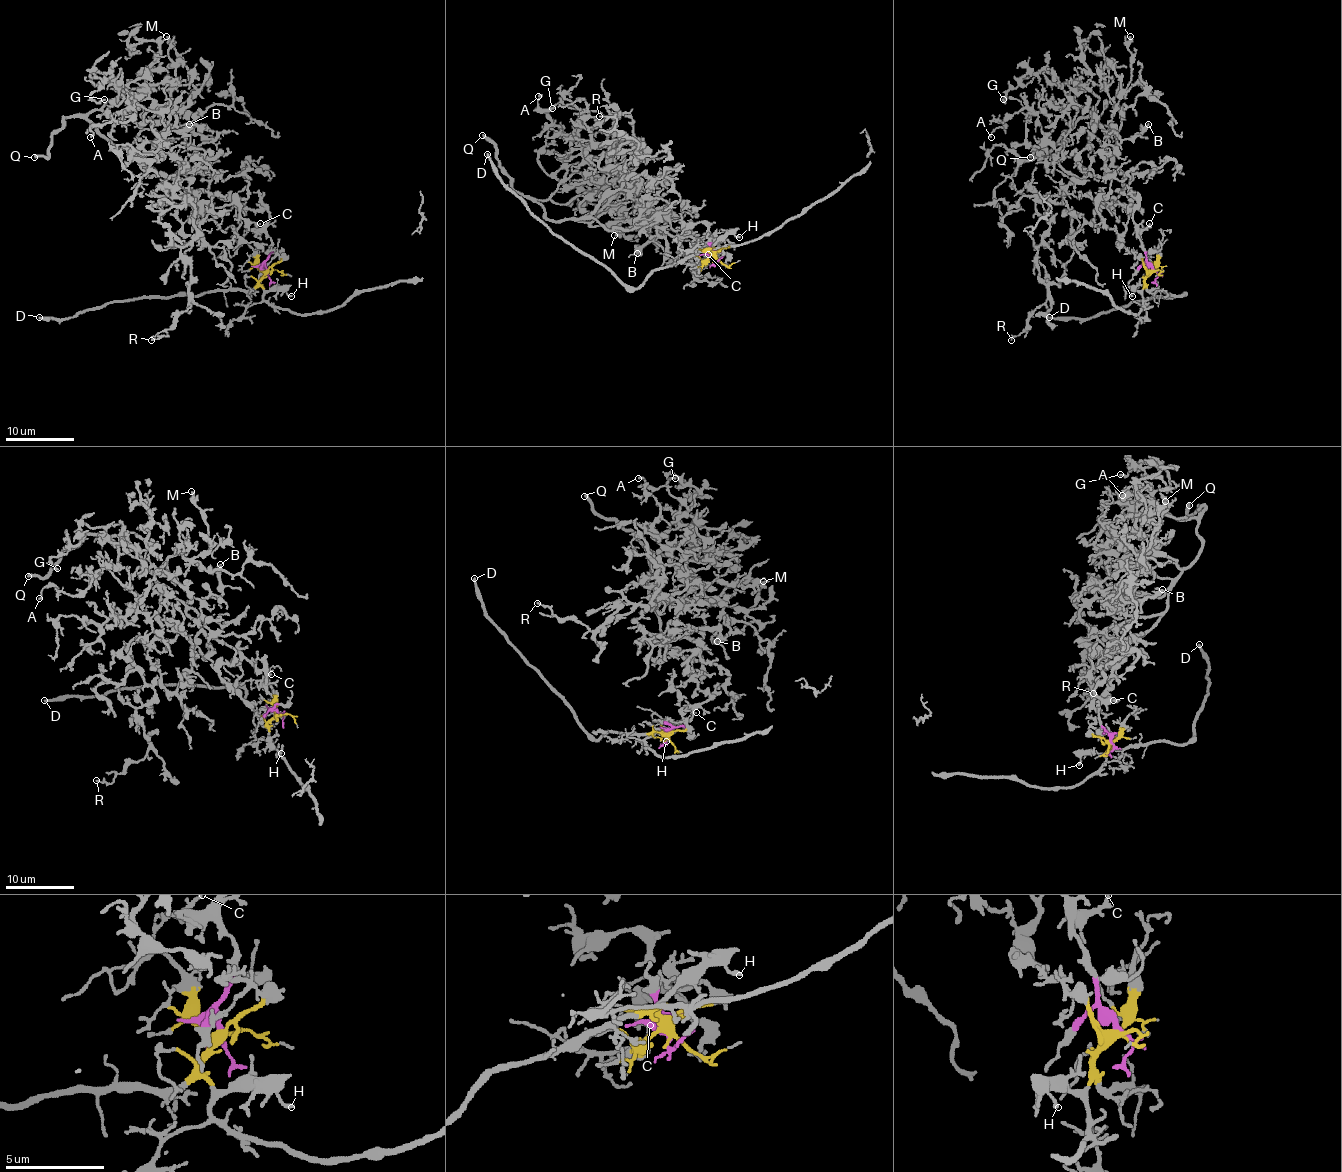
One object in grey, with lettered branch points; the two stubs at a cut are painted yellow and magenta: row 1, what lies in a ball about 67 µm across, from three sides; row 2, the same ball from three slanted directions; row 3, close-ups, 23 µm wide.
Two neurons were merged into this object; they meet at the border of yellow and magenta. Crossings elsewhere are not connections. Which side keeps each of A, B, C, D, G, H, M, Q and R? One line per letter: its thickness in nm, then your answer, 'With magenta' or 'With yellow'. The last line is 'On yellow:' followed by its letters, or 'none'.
A: Thickness 170 nm. With magenta
B: Thickness 280 nm. With magenta
C: Thickness 220 nm. With magenta
D: Thickness 260 nm. With yellow
G: Thickness 170 nm. With magenta
H: Thickness 170 nm. With yellow
M: Thickness 320 nm. With magenta
Q: Thickness 320 nm. With magenta
R: Thickness 140 nm. With magenta
On yellow: D, H

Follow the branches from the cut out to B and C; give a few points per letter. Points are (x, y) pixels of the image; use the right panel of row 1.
B: (1153, 271), (1133, 219), (1133, 204), (1119, 192), (1124, 175), (1105, 163), (1121, 142), (1148, 123)
C: (1153, 271), (1138, 231), (1150, 223)

